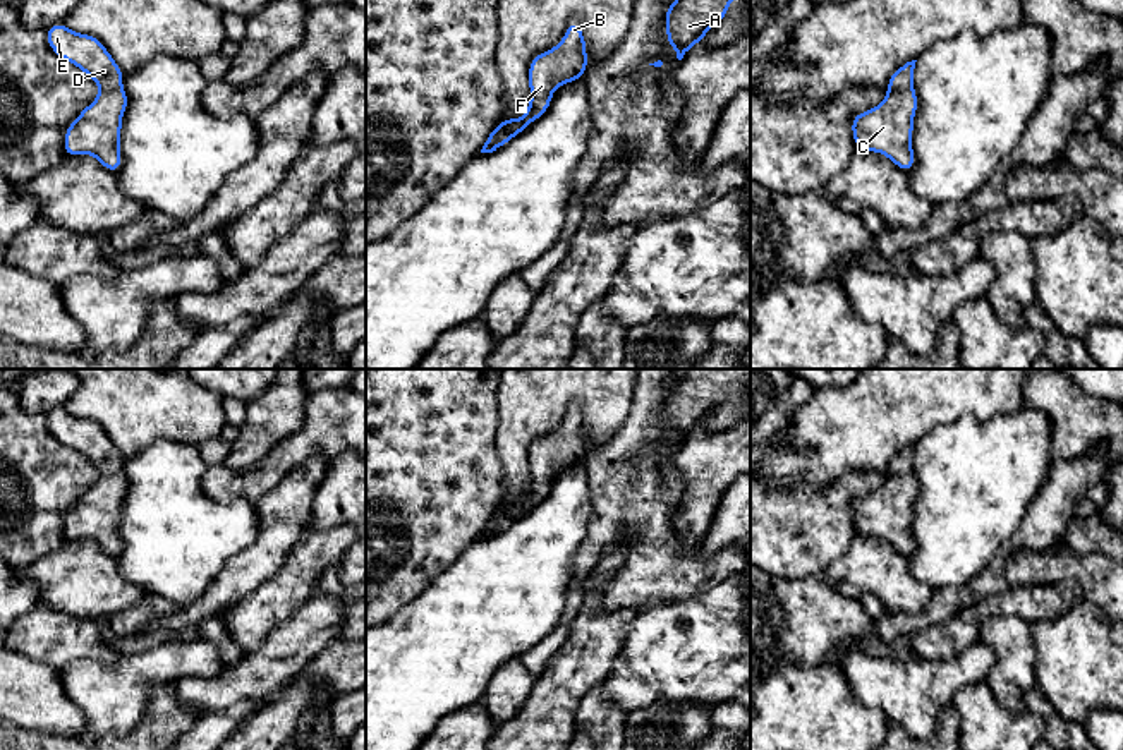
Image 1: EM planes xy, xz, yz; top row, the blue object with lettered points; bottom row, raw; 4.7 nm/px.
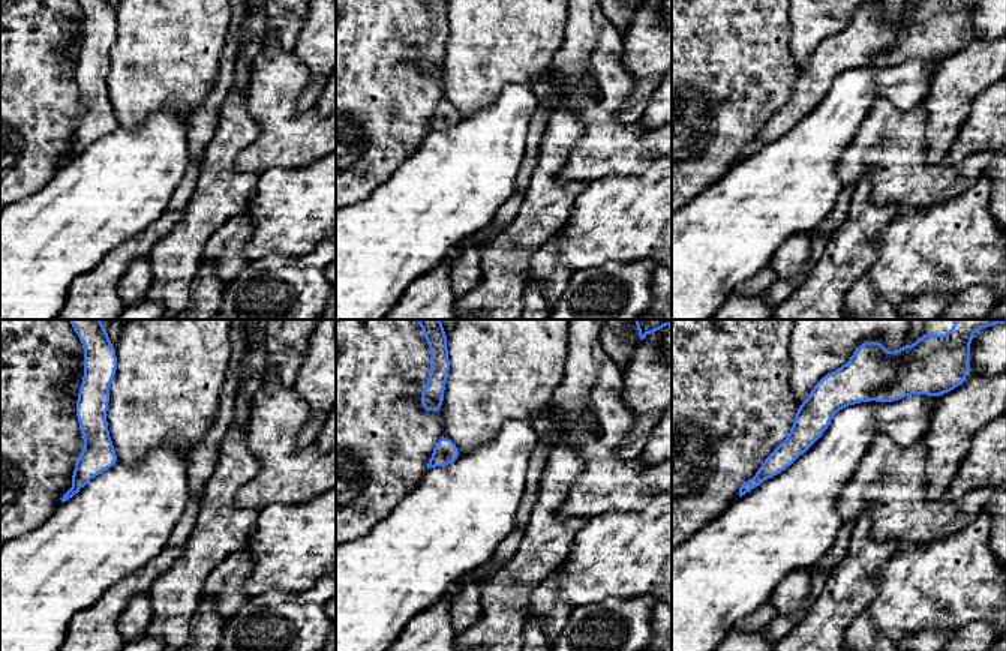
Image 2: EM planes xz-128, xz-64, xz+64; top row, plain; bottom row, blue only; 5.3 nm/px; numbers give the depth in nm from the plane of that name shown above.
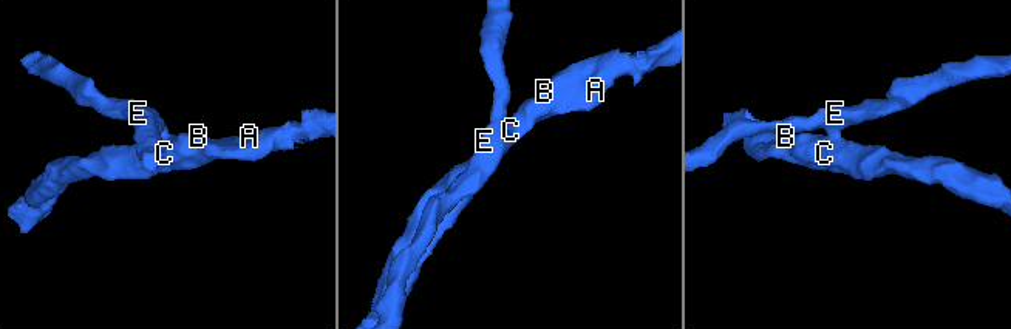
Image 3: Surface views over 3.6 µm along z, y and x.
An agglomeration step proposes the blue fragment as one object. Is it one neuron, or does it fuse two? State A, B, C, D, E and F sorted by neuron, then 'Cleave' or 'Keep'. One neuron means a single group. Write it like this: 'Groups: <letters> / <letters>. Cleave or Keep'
Groups: A B C F / D E. Cleave

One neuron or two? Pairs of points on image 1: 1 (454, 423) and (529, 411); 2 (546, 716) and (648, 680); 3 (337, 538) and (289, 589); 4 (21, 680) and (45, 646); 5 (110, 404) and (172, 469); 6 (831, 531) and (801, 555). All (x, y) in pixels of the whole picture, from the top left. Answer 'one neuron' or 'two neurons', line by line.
1: two neurons
2: two neurons
3: one neuron
4: two neurons
5: two neurons
6: one neuron

